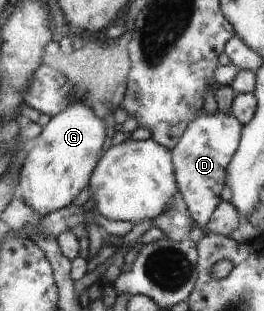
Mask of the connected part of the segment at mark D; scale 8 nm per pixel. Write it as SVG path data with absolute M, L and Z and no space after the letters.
M202 110L202 115L189 124L180 143L172 150L180 194L193 222L202 230L222 201L220 191L227 185L227 167L238 149L242 126L235 115L218 110L208 115Z

